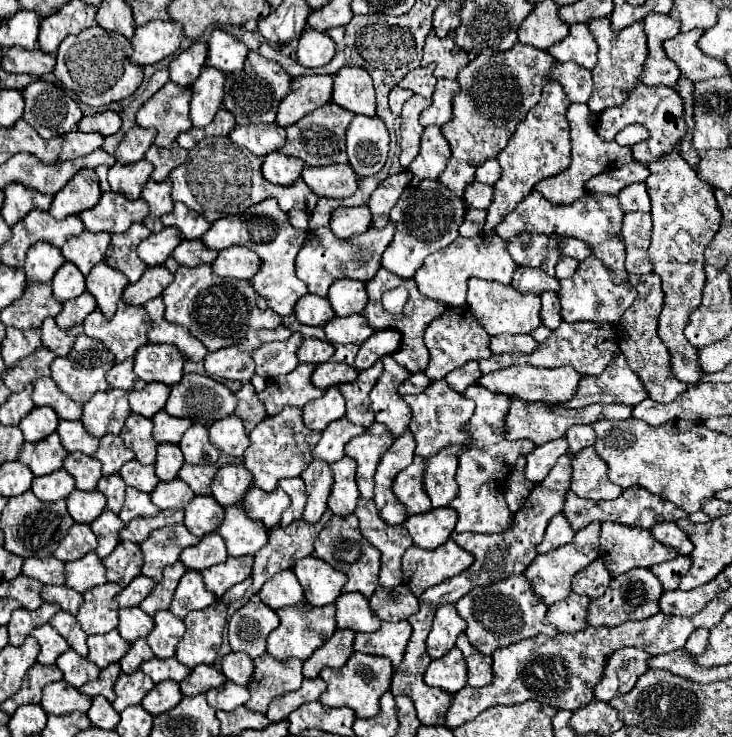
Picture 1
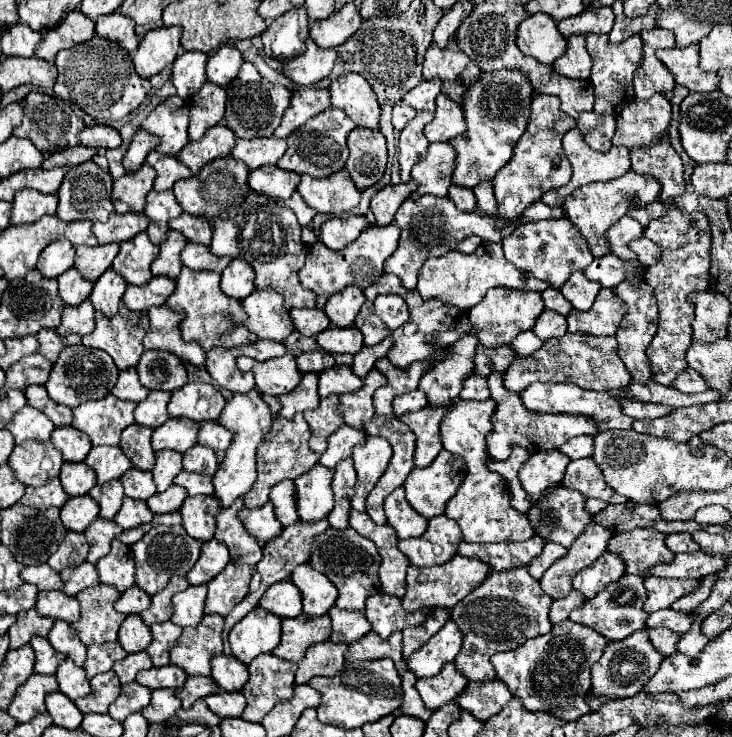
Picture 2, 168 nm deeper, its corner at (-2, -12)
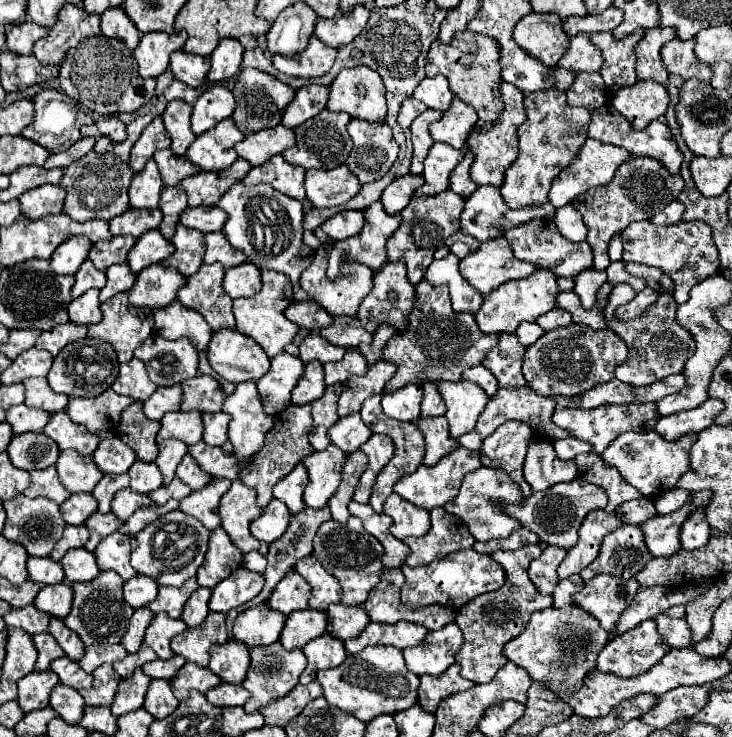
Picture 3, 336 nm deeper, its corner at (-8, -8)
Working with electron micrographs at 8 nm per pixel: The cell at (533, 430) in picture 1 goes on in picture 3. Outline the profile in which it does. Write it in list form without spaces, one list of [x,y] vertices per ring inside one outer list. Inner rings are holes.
[[[500,334],[496,348],[492,348],[492,352],[488,352],[488,356],[484,358],[482,366],[486,366],[498,380],[498,392],[488,400],[484,412],[478,418],[478,424],[472,432],[464,434],[458,438],[458,442],[462,446],[466,446],[468,450],[480,450],[482,440],[486,436],[490,436],[498,426],[502,426],[504,422],[510,420],[522,420],[526,424],[532,426],[534,436],[538,438],[546,438],[546,440],[560,440],[564,436],[568,436],[568,432],[564,432],[562,428],[556,428],[556,424],[552,424],[552,414],[556,408],[556,402],[552,398],[544,398],[544,396],[536,396],[536,392],[532,392],[532,388],[528,388],[524,376],[522,376],[522,356],[524,356],[526,348],[518,342],[516,334]]]

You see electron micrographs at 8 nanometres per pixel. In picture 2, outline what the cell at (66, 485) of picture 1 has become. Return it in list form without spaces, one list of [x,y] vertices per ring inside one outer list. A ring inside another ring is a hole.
[[[54,478],[54,480],[50,480],[50,484],[44,484],[44,486],[40,486],[40,488],[30,488],[30,486],[28,486],[20,502],[26,504],[26,506],[34,506],[34,508],[38,508],[38,510],[46,510],[46,508],[50,508],[50,506],[58,506],[58,508],[60,508],[68,498],[70,498],[70,496],[68,496],[66,490],[62,488],[60,480]]]

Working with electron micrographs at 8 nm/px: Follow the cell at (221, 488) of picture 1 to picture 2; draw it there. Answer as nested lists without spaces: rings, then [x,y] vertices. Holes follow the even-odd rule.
[[[254,388],[246,394],[234,394],[234,398],[226,404],[222,412],[220,424],[226,426],[230,432],[236,432],[234,444],[226,452],[226,458],[220,464],[218,472],[212,476],[214,498],[220,500],[222,508],[228,508],[236,498],[244,496],[256,482],[256,448],[272,426],[272,412],[270,412],[270,406],[260,398],[260,392]]]

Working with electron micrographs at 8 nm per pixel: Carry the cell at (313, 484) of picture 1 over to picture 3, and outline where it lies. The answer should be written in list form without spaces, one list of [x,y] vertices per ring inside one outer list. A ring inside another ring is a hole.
[[[330,444],[326,450],[312,452],[306,456],[304,466],[308,468],[310,484],[304,490],[304,502],[310,508],[322,508],[328,504],[330,496],[336,492],[340,484],[342,464],[346,462],[346,454]]]

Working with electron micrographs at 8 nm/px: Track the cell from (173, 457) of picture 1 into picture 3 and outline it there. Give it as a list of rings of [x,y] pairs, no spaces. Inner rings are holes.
[[[164,440],[158,444],[160,454],[156,458],[156,464],[164,476],[164,484],[170,484],[170,480],[176,476],[176,468],[184,454],[188,452],[188,446],[184,446],[180,440]]]

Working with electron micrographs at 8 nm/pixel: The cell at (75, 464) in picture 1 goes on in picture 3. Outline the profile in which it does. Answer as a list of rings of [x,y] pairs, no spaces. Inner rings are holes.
[[[64,450],[60,452],[60,458],[56,462],[60,482],[68,488],[68,492],[92,492],[94,484],[100,482],[104,476],[102,470],[94,464],[92,456],[82,456],[76,450]]]

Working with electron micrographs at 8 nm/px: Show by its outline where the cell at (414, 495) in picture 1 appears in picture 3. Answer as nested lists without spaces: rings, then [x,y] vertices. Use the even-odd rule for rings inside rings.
[[[390,494],[384,504],[384,514],[388,514],[394,522],[390,528],[392,536],[404,540],[408,536],[424,536],[430,528],[430,514],[396,494]]]

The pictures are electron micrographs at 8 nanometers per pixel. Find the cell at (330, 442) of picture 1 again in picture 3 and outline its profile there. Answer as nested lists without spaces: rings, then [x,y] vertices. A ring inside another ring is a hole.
[[[352,414],[352,416],[344,416],[340,418],[330,430],[328,436],[332,440],[332,444],[336,444],[340,450],[344,450],[346,454],[358,450],[370,436],[370,428],[362,422],[360,414]]]

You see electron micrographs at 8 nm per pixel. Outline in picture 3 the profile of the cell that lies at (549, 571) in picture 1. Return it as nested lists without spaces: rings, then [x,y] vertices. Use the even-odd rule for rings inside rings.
[[[604,508],[592,510],[584,518],[584,522],[578,530],[578,544],[574,548],[570,548],[566,558],[562,560],[562,564],[558,568],[558,576],[568,578],[572,574],[582,572],[598,556],[604,536],[614,532],[616,528],[620,528],[620,524],[622,524],[622,520],[618,518],[616,512],[606,512]]]

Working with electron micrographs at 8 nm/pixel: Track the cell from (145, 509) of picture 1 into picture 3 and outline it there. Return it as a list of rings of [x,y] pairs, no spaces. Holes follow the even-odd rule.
[[[124,488],[124,490],[116,492],[116,496],[112,500],[112,512],[120,520],[128,520],[136,508],[150,506],[150,504],[152,504],[152,500],[148,498],[148,494],[138,494],[132,488]]]

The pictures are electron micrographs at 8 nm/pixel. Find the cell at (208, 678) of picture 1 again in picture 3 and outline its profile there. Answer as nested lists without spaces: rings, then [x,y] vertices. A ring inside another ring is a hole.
[[[186,662],[184,668],[180,668],[180,672],[176,674],[176,678],[170,680],[172,684],[172,692],[178,700],[188,698],[190,690],[198,690],[198,692],[206,692],[208,688],[218,686],[222,680],[210,672],[210,668],[200,668],[192,662]]]

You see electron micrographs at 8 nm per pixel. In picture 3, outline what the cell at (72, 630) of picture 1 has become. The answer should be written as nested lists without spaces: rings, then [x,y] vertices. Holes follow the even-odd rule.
[[[50,618],[50,626],[48,632],[54,636],[54,640],[58,642],[58,646],[64,650],[64,654],[78,662],[84,656],[84,642],[76,636],[76,632],[72,632],[70,628],[64,626],[64,622],[60,618]]]

